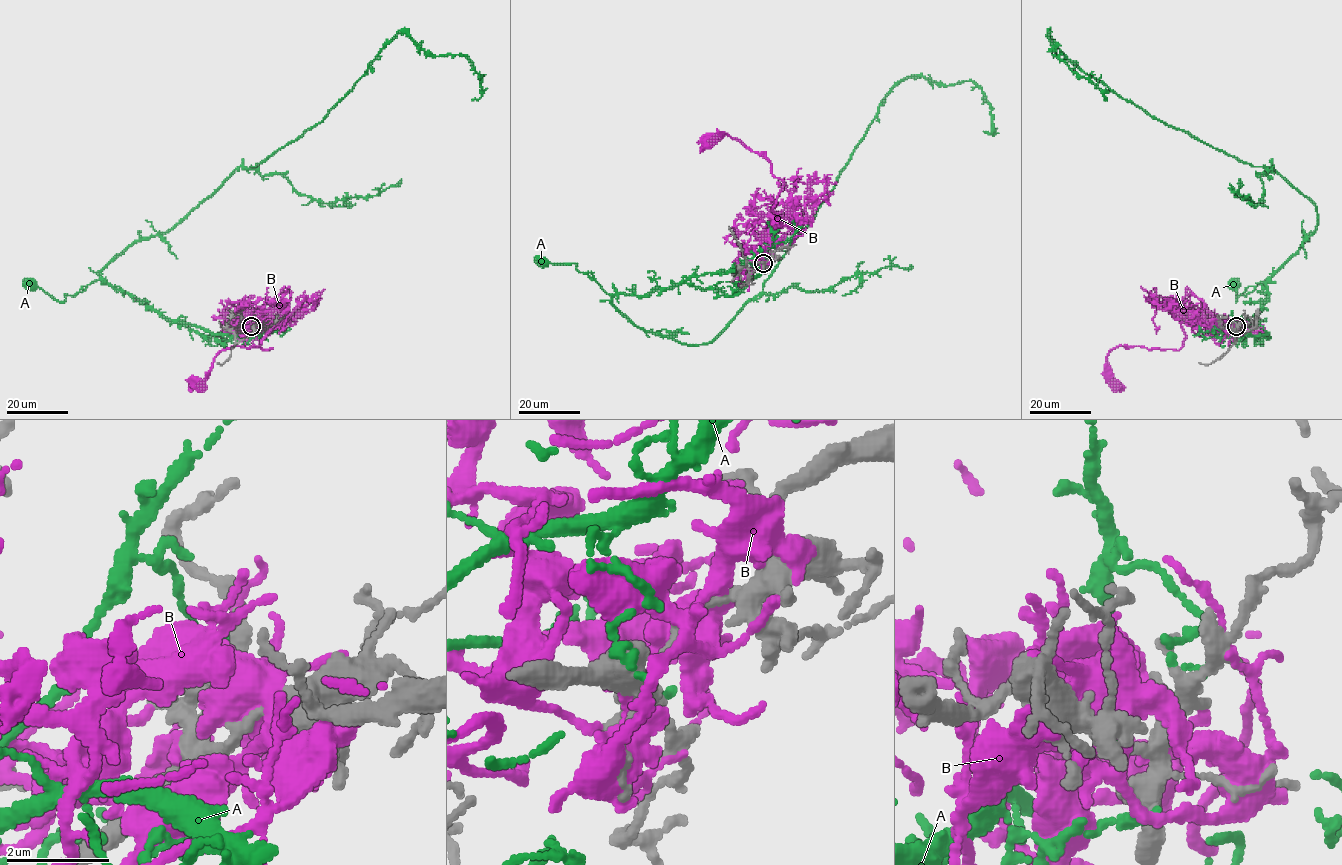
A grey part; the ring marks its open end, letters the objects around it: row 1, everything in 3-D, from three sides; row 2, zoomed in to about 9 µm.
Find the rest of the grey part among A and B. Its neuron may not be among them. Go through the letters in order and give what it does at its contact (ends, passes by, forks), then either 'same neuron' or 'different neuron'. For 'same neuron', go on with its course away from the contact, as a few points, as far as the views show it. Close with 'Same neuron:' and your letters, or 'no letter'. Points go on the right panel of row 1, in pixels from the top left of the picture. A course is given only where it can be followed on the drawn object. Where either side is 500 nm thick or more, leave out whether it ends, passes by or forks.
A: it ends | different neuron
B: it ends | different neuron
Same neuron: no letter

